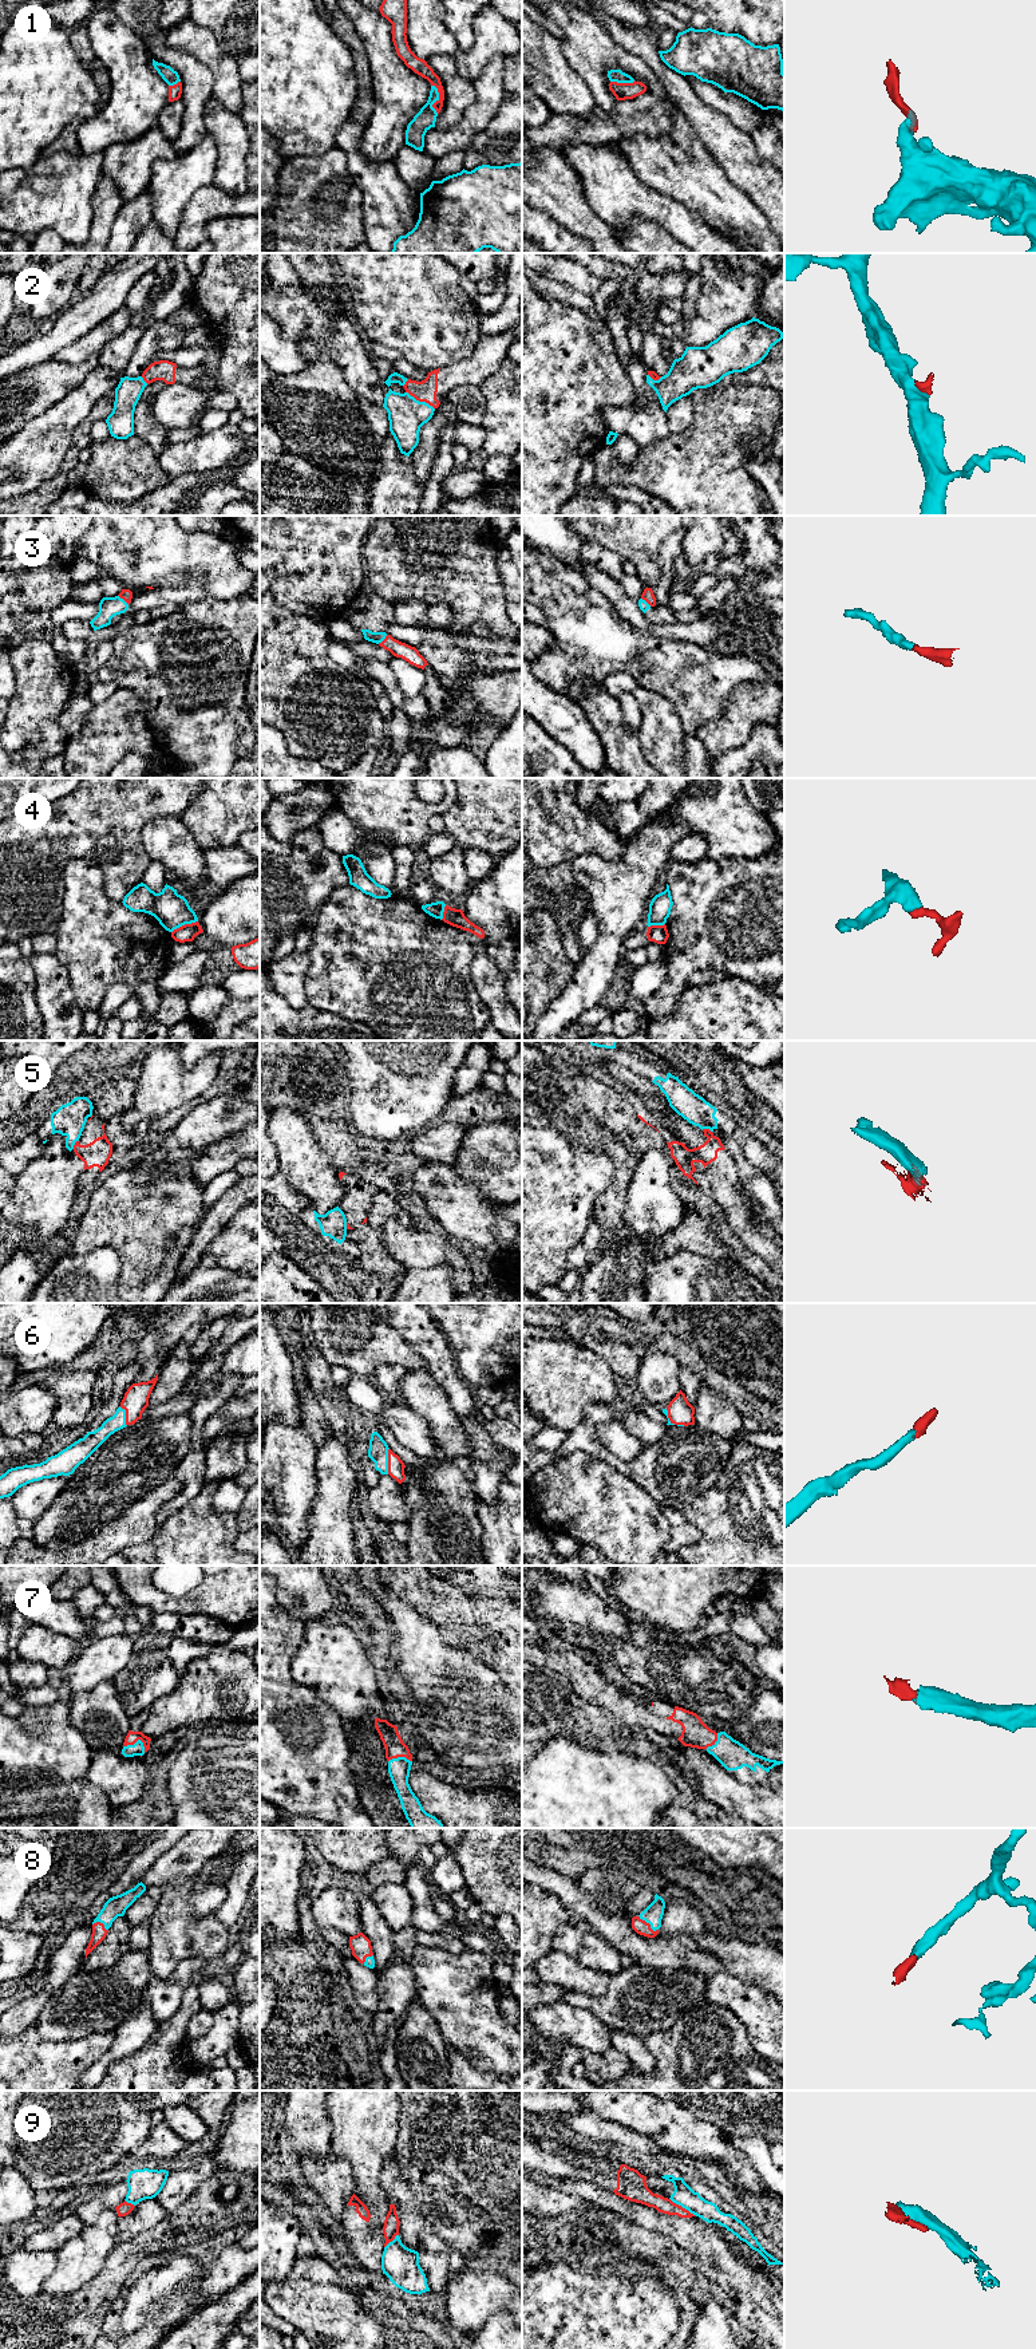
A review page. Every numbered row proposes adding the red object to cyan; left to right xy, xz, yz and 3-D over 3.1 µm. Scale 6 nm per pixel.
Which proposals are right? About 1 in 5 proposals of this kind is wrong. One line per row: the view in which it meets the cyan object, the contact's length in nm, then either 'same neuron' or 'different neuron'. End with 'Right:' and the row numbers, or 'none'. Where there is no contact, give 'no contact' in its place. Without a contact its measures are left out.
1: contact in xz; length 180 nm; same neuron
2: contact in xz; length 200 nm; same neuron
3: contact in xy; length 90 nm; same neuron
4: contact in xy; length 180 nm; different neuron
5: contact in xy; length 70 nm; different neuron
6: contact in xz; length 160 nm; same neuron
7: contact in xy; length 130 nm; same neuron
8: contact in yz; length 150 nm; same neuron
9: contact in yz; length 200 nm; different neuron
Right: 1, 2, 3, 6, 7, 8

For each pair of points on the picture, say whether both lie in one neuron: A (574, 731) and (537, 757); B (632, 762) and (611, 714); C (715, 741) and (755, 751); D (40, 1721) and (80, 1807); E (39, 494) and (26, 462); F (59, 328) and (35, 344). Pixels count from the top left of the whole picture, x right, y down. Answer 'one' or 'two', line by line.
A: two
B: one
C: two
D: one
E: two
F: one

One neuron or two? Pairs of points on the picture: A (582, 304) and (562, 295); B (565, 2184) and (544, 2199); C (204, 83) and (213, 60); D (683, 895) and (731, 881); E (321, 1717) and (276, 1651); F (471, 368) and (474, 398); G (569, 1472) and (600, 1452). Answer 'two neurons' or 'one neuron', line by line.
A: one neuron
B: two neurons
C: two neurons
D: one neuron
E: one neuron
F: two neurons
G: two neurons

